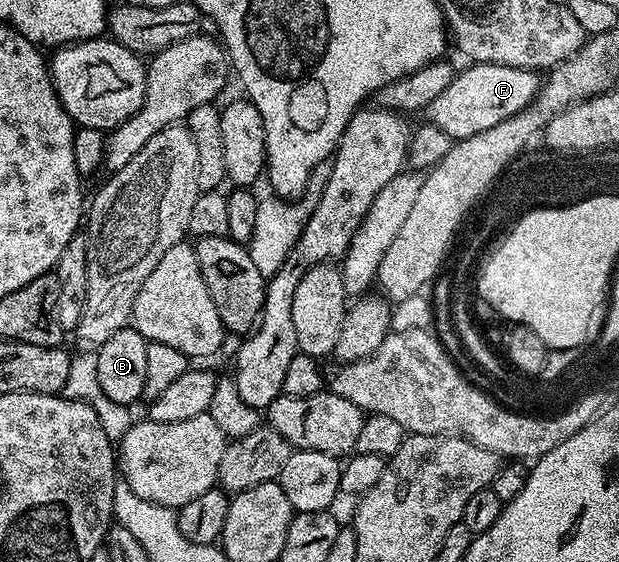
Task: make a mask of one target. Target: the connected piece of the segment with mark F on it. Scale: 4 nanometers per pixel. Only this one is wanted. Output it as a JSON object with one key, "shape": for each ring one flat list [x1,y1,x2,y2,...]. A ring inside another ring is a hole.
{"shape":[[475,63,469,64,467,67,469,69,464,69,461,73,459,70,453,76,450,87,446,87,446,91,442,91,442,95,438,95,438,99,434,99,434,103,430,103,426,110,427,124,437,125,442,131,446,131,446,135,450,135,453,142,466,139,470,135,478,135,478,131,486,131,506,119,518,115,540,92,541,74,531,69,502,67,501,65,477,65]]}

